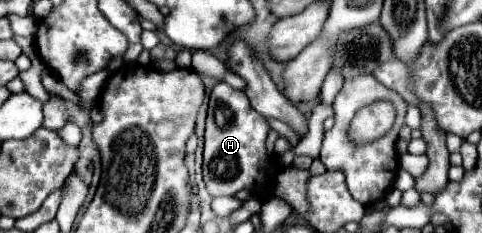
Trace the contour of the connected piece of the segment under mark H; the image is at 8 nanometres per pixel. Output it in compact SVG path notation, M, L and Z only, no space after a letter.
M217 83L209 97L209 113L207 113L207 129L205 129L205 153L203 153L203 181L207 191L213 197L225 195L225 191L241 191L251 189L257 191L257 197L267 197L273 191L273 181L279 167L271 161L273 169L259 171L259 167L267 165L265 139L267 139L267 119L251 109L249 99L243 91L229 87L227 83Z

